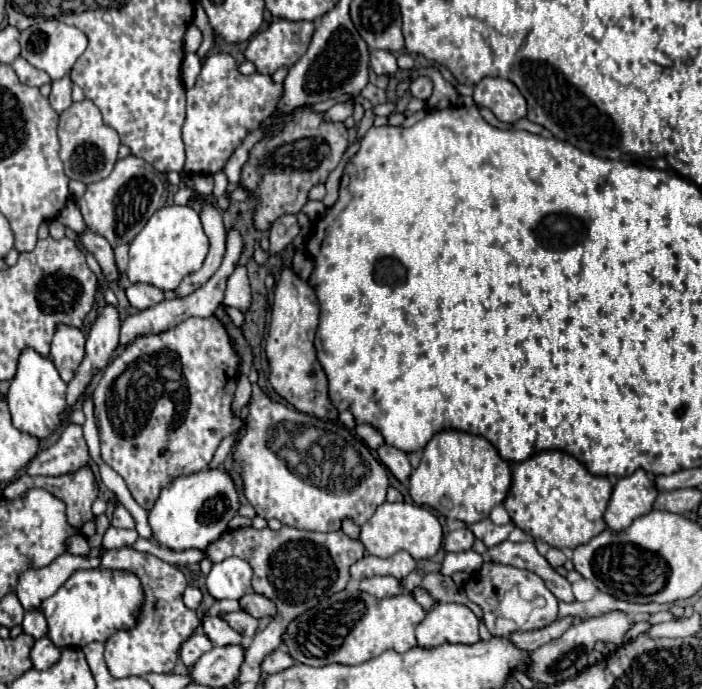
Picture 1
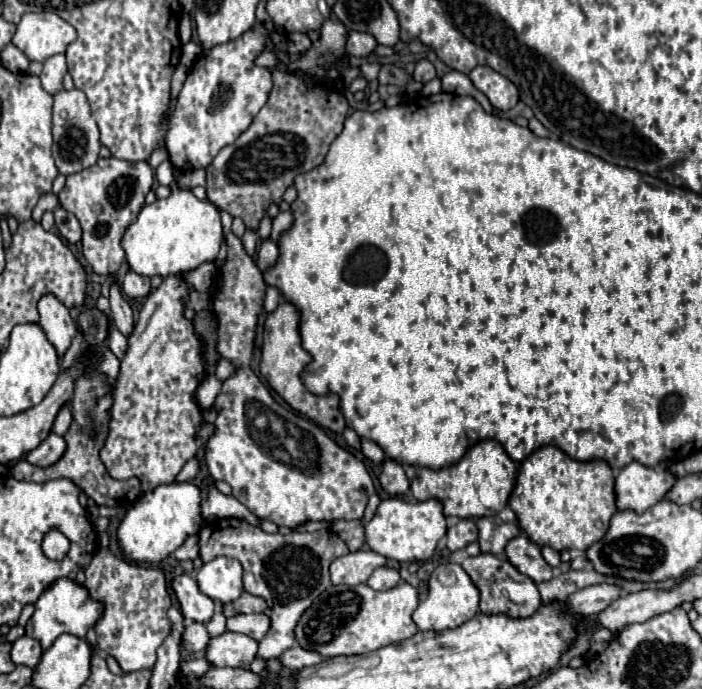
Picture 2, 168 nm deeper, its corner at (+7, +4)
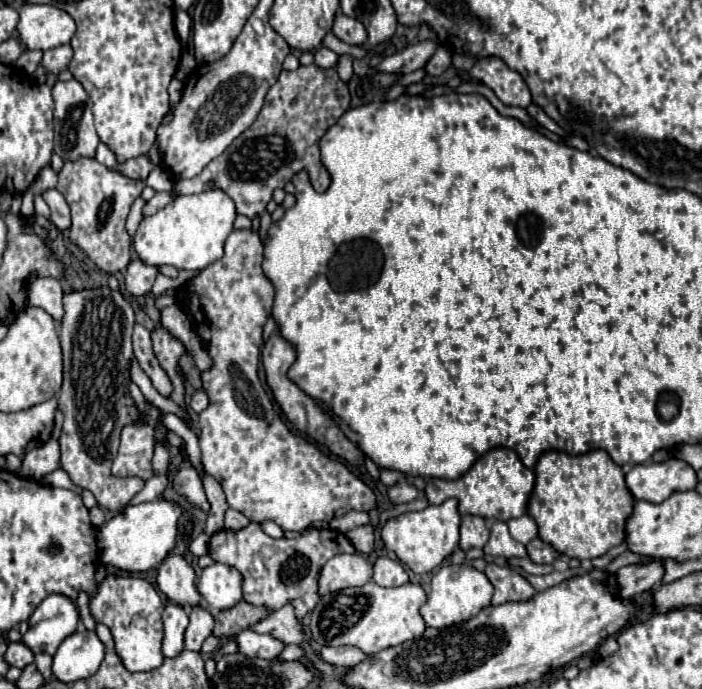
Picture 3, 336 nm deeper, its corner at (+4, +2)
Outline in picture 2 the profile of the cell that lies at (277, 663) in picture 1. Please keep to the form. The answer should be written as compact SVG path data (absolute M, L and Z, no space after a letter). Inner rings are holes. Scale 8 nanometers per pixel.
M291 646L289 650L285 650L283 654L281 654L281 662L283 662L283 666L287 666L287 668L291 668L291 670L303 670L303 668L307 668L307 666L315 666L315 664L321 664L321 662L325 662L327 658L325 656L321 656L319 652L313 652L313 650L305 650L305 648L301 648L301 646Z

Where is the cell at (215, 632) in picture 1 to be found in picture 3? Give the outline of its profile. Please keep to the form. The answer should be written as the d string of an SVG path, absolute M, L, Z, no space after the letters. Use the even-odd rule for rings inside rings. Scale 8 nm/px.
M170 554L162 562L158 570L158 590L164 592L170 602L176 602L176 606L202 606L202 596L196 586L194 568L182 556Z

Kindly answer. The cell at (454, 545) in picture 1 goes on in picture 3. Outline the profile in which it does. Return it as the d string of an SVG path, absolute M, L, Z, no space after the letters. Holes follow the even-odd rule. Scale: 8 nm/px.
M462 516L460 526L460 548L468 552L470 548L482 548L488 542L490 530L484 526L482 516Z

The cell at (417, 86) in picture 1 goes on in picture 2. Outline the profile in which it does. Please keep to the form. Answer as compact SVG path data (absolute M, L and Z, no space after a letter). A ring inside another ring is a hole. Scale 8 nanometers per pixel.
M419 60L417 66L415 66L415 72L413 72L413 78L417 82L429 82L435 78L435 66L429 62L429 60Z

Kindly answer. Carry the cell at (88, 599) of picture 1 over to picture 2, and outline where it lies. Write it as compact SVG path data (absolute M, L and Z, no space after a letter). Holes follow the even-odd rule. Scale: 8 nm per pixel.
M57 580L35 602L35 612L25 626L25 634L37 638L41 642L41 648L47 650L61 634L73 634L85 638L87 628L91 628L97 622L97 616L101 616L101 604L97 604L91 596L87 596L85 586L79 586L73 580Z

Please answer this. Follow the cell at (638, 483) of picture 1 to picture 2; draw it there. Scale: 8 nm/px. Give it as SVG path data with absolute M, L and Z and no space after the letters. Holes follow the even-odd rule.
M639 462L627 464L617 480L615 480L615 494L619 510L633 510L645 512L653 504L665 498L665 494L675 486L677 476L669 470L657 470L643 466Z

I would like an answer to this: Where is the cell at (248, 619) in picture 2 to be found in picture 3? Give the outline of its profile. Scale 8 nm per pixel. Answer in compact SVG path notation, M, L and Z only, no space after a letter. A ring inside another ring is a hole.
M288 604L276 612L270 612L268 618L256 622L250 630L258 634L272 634L272 638L280 638L286 646L302 642L302 626L294 616L294 608Z

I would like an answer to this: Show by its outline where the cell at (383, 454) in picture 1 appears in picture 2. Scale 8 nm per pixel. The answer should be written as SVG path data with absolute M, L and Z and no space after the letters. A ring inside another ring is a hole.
M385 458L383 466L381 466L381 476L379 482L383 486L383 490L391 496L399 496L399 494L407 494L409 492L409 480L401 468L401 464L397 464L391 458Z

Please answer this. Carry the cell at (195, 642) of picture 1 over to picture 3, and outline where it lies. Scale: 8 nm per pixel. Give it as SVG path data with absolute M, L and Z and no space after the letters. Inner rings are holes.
M202 606L192 608L190 610L190 624L184 634L186 650L200 652L202 642L212 634L212 628L214 628L214 618L210 616L210 612L206 612Z

